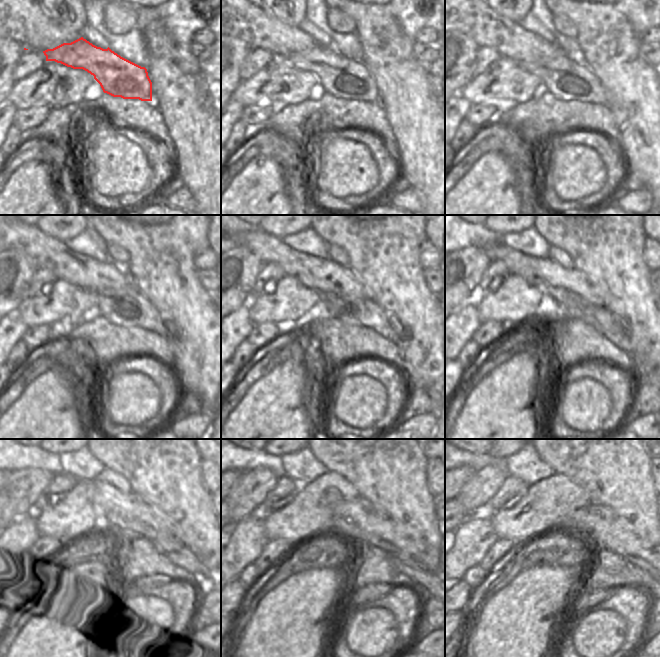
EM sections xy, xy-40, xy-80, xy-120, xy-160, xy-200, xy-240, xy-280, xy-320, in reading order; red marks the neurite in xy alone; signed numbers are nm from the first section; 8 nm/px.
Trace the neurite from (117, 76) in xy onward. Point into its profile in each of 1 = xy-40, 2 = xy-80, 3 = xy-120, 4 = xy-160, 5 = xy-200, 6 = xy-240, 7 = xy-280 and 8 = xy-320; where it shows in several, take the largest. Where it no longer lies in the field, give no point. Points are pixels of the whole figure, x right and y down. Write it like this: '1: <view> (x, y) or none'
1: xy-40 (344, 78)
2: xy-80 (567, 78)
3: xy-120 (130, 308)
4: xy-160 (365, 312)
5: xy-200 (608, 324)
6: xy-240 (167, 544)
7: xy-280 (424, 579)
8: xy-320 (638, 577)

